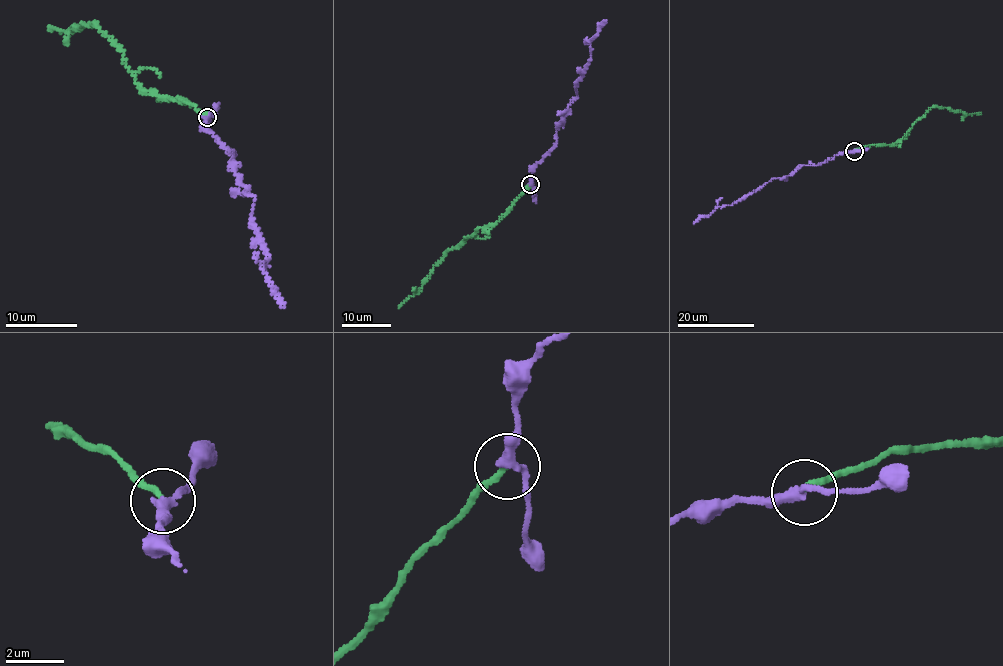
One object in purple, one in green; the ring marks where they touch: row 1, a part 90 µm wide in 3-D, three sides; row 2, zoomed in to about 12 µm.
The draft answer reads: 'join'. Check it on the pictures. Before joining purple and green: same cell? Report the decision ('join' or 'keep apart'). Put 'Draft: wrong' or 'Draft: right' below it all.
join
Draft: right

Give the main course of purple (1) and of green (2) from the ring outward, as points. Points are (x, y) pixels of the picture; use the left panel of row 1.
1: (207, 118), (204, 125), (235, 156), (230, 165), (254, 199), (249, 218), (282, 308)
2: (207, 118), (176, 98), (147, 93), (97, 25), (85, 24), (68, 31), (48, 28)

